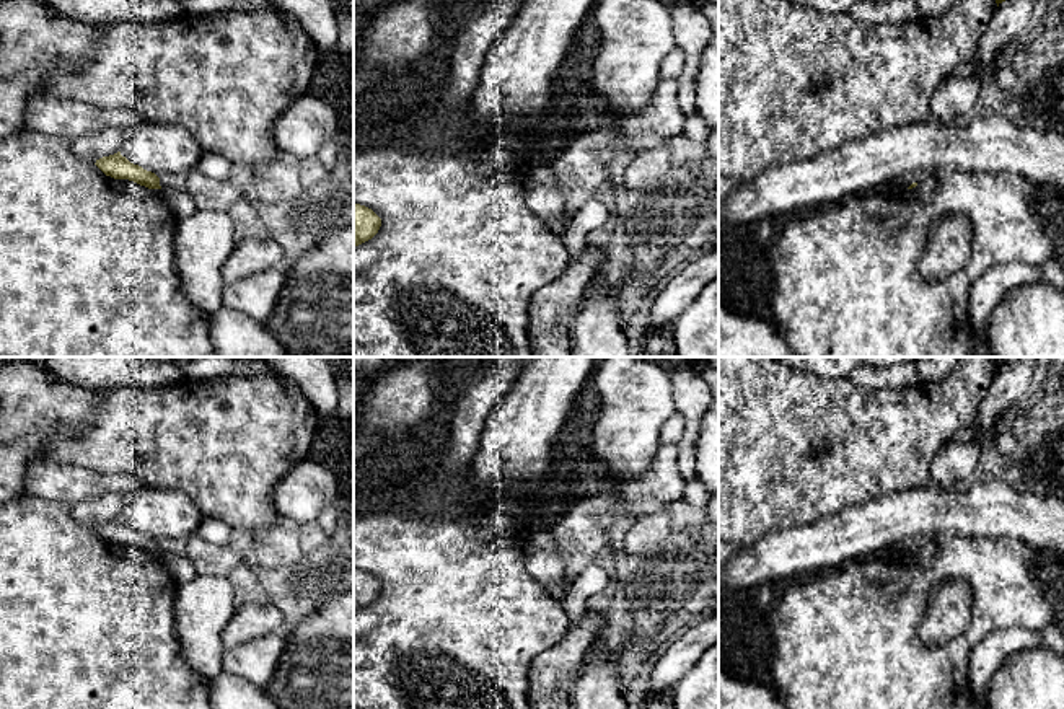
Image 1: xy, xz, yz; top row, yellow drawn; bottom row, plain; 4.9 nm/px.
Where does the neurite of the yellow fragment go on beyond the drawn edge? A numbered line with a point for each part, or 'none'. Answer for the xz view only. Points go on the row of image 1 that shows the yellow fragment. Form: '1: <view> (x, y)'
none

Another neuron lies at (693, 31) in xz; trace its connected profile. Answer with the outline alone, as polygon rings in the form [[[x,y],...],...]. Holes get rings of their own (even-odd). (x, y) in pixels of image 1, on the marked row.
[[[688,2],[673,5],[673,33],[676,47],[679,47],[686,55],[683,72],[676,78],[676,98],[683,114],[688,117],[696,112],[699,62],[712,37],[712,26],[701,10]]]

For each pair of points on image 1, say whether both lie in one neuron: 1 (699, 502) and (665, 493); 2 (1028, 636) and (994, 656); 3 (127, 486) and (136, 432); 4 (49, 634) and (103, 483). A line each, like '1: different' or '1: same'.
1: different
2: same
3: different
4: different

